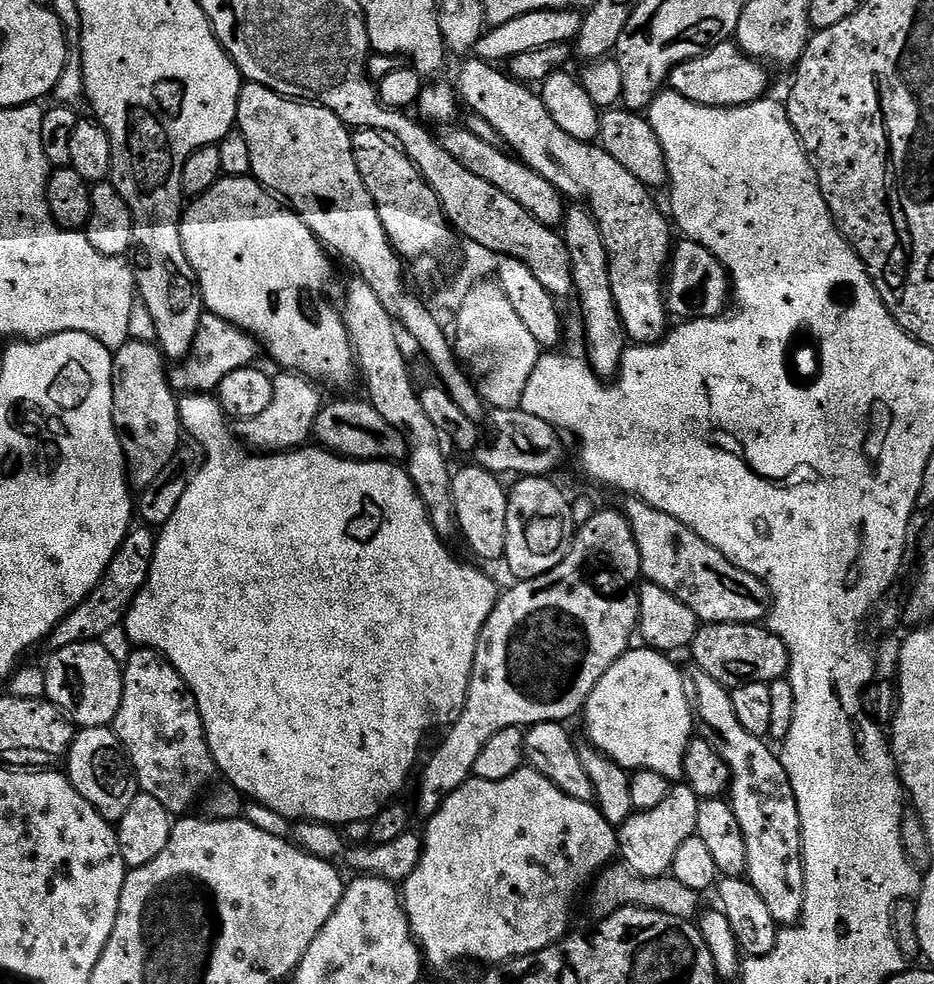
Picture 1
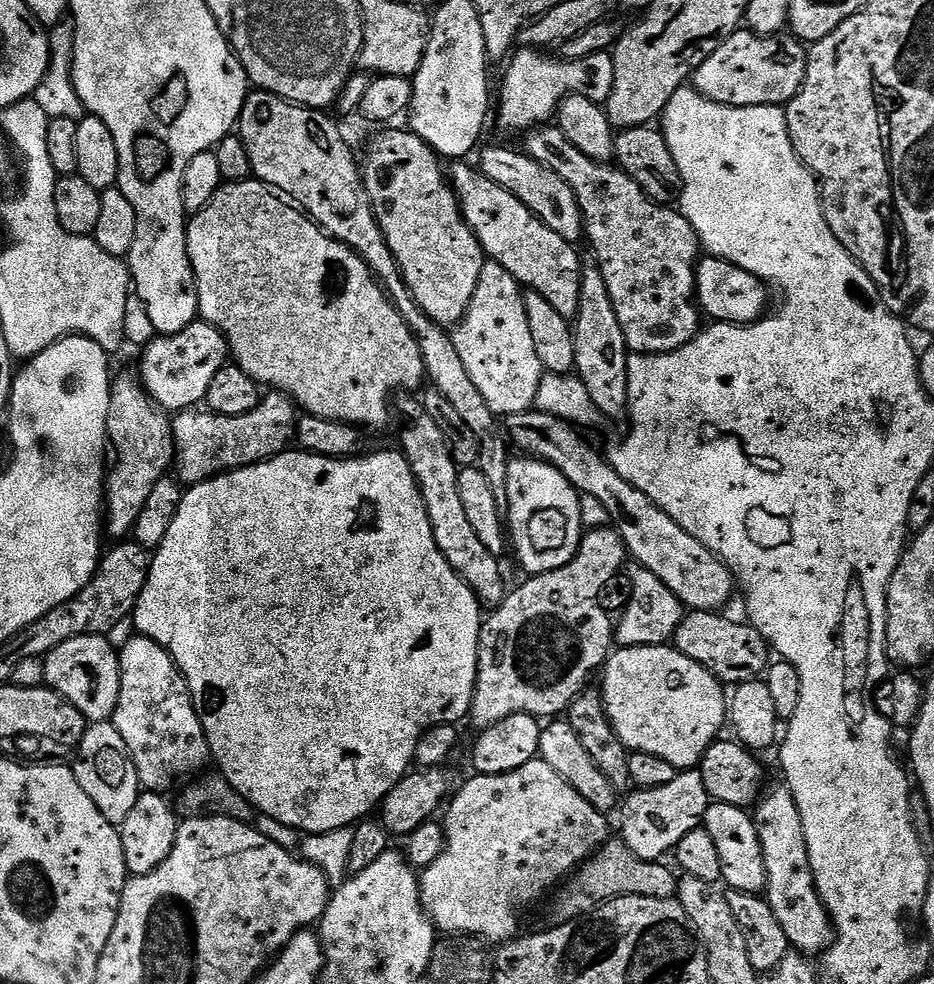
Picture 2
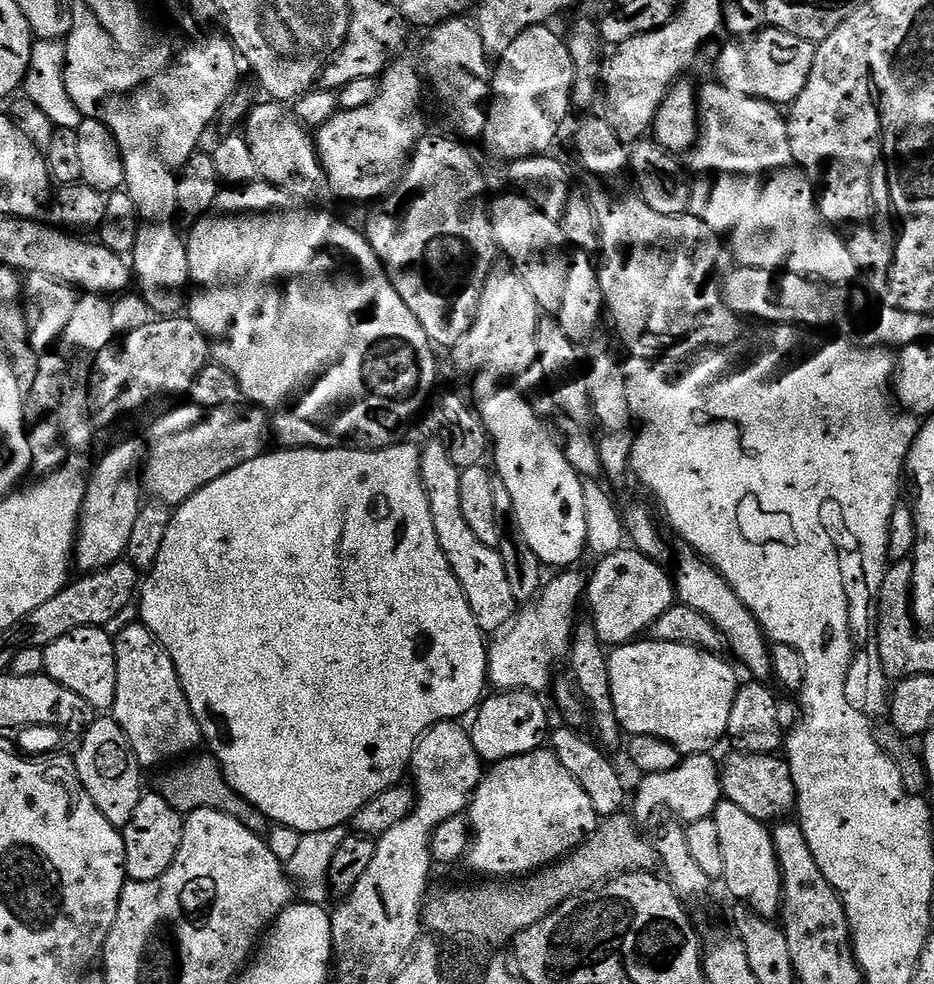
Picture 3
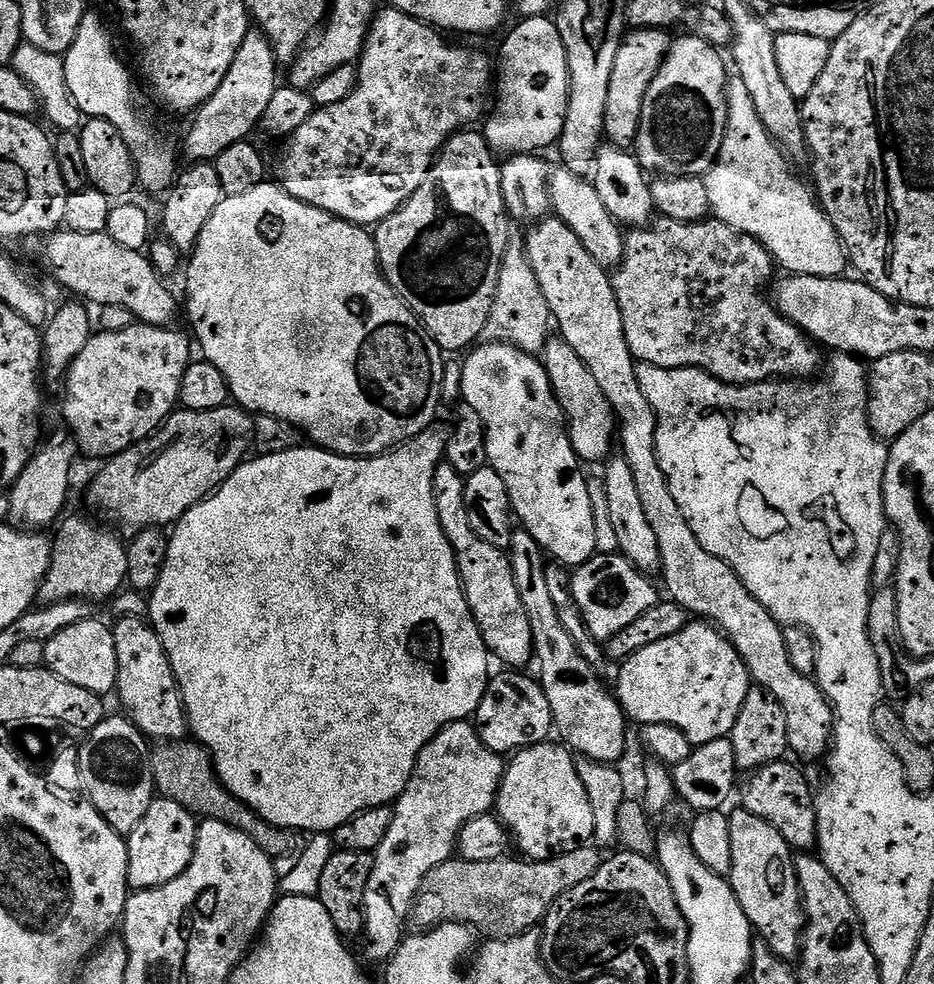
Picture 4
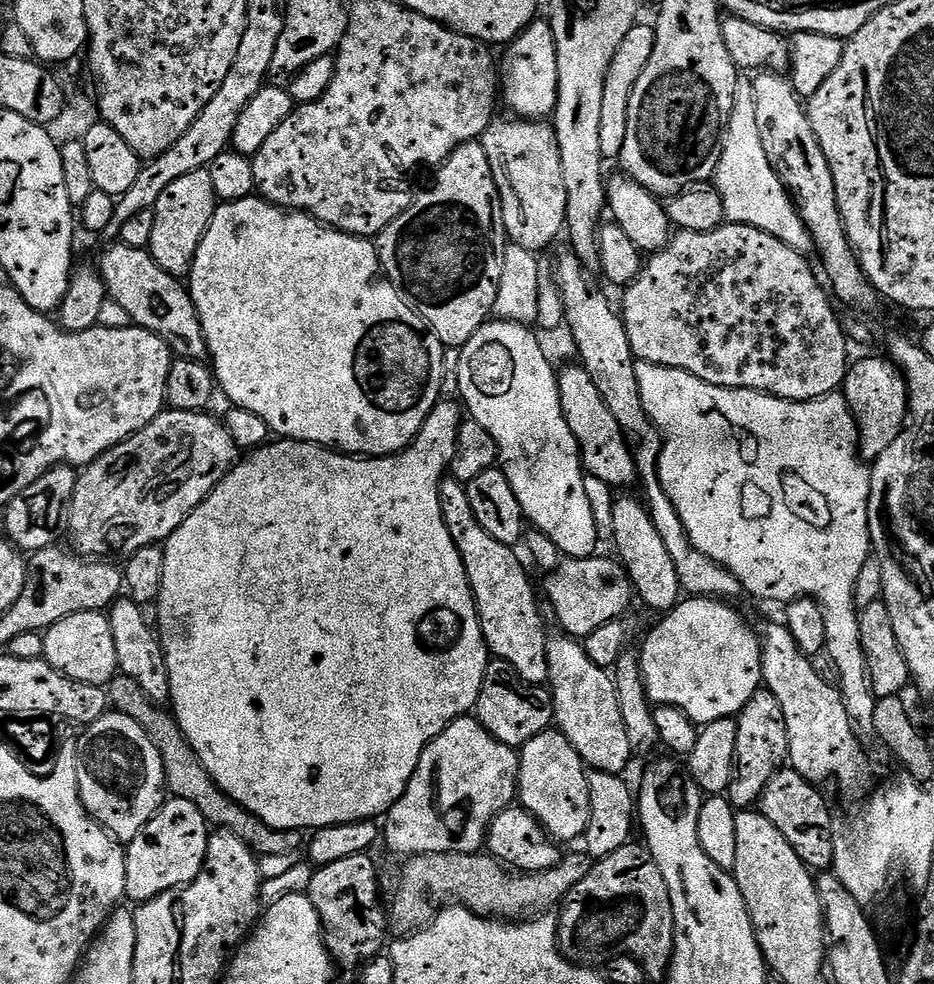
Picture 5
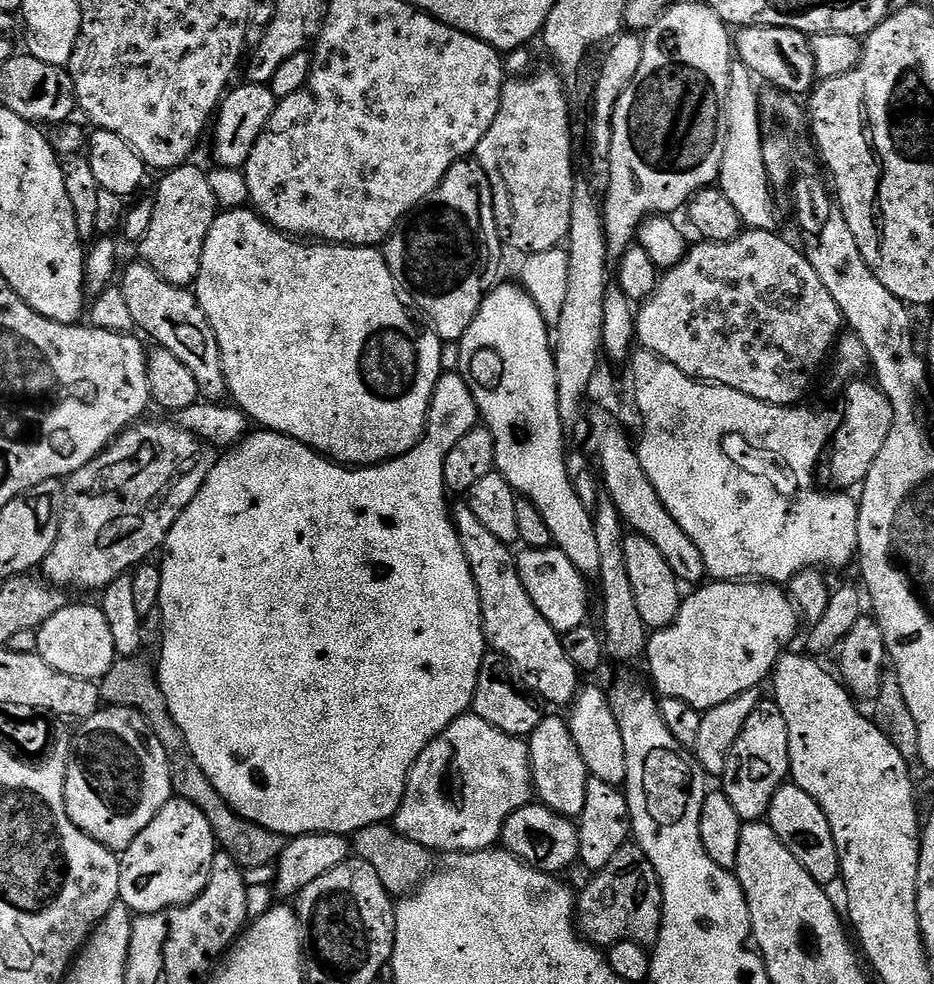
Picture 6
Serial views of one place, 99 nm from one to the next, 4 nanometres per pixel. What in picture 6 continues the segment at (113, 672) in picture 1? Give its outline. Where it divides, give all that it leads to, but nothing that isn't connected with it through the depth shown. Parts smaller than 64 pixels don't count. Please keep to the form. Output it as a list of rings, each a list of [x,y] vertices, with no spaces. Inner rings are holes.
[[[69,603],[38,629],[36,637],[36,652],[46,662],[46,666],[54,666],[54,670],[74,678],[99,682],[118,659],[114,634],[110,634],[110,622],[106,622],[103,607],[97,605],[95,608],[92,604]]]

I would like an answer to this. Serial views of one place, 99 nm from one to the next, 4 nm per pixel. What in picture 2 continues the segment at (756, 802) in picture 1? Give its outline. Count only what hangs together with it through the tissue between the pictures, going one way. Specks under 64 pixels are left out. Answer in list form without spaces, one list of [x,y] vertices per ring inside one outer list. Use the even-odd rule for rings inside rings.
[[[769,787],[761,795],[754,808],[758,842],[762,844],[762,862],[766,862],[766,882],[763,895],[768,901],[770,910],[774,910],[774,918],[782,922],[782,930],[786,930],[789,945],[797,953],[816,958],[827,952],[829,945],[833,942],[832,916],[826,910],[816,889],[814,870],[810,870],[810,850],[806,846],[806,830],[802,830],[802,814],[798,814],[798,802],[794,802],[794,794],[788,787],[771,788]]]

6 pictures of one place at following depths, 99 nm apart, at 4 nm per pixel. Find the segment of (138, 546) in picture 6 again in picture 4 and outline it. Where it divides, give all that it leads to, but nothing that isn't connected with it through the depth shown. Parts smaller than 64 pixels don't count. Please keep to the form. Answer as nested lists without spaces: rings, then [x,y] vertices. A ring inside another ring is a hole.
[[[225,406],[205,412],[177,410],[152,435],[105,463],[108,465],[93,478],[88,488],[88,500],[98,511],[105,512],[124,528],[139,530],[175,525],[191,508],[212,495],[221,482],[244,463],[252,442],[252,422],[253,417],[239,406]]]

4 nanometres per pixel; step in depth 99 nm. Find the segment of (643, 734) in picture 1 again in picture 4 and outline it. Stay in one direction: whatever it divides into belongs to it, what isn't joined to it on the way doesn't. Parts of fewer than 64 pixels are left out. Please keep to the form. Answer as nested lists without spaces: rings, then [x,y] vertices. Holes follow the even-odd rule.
[[[689,622],[673,637],[638,650],[618,670],[618,699],[627,719],[640,726],[672,724],[694,746],[731,737],[750,687],[744,659],[728,637],[708,622]]]

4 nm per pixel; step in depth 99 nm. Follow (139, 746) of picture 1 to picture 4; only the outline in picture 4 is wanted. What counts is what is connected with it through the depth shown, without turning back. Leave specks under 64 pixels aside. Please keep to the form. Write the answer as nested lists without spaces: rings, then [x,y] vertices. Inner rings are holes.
[[[124,616],[117,624],[111,625],[114,634],[114,650],[118,650],[118,678],[116,692],[124,703],[123,711],[127,719],[136,725],[152,742],[182,740],[190,729],[184,710],[184,700],[180,697],[180,687],[176,685],[176,675],[172,672],[170,658],[147,619]]]

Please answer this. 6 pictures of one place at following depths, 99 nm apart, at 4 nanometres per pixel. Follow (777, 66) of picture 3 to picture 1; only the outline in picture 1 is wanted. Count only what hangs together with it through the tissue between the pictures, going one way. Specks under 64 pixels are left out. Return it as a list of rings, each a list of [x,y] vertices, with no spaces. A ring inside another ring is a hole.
[[[735,42],[719,44],[714,46],[709,52],[703,52],[698,58],[682,62],[677,68],[672,70],[670,77],[671,91],[682,94],[690,102],[698,106],[710,106],[711,108],[740,108],[744,104],[753,104],[756,100],[765,99],[768,88],[768,72],[761,61],[747,56],[740,45]]]

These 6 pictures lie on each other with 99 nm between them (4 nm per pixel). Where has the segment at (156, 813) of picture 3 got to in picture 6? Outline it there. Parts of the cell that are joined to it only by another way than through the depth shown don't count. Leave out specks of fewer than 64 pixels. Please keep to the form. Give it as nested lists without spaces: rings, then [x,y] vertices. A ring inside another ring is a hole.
[[[173,798],[158,810],[154,822],[130,842],[130,846],[122,854],[120,860],[120,900],[133,913],[161,912],[167,908],[175,908],[177,904],[189,904],[194,898],[204,893],[204,887],[212,873],[212,863],[218,851],[218,841],[212,833],[210,822],[198,806],[190,802]]]

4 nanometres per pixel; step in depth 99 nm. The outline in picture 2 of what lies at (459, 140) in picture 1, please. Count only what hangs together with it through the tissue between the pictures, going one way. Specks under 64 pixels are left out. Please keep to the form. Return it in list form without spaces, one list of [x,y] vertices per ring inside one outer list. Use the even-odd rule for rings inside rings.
[[[488,148],[480,156],[479,171],[483,172],[486,178],[490,178],[490,182],[498,182],[498,186],[502,186],[502,190],[508,190],[519,202],[524,203],[529,210],[540,219],[546,226],[550,226],[550,230],[554,230],[554,234],[562,234],[562,238],[566,238],[571,244],[579,245],[580,238],[585,235],[584,216],[580,212],[578,206],[578,198],[574,194],[574,190],[570,190],[570,186],[562,178],[558,178],[558,174],[554,174],[554,170],[550,170],[546,165],[540,164],[534,158],[525,156],[523,151],[512,148]]]

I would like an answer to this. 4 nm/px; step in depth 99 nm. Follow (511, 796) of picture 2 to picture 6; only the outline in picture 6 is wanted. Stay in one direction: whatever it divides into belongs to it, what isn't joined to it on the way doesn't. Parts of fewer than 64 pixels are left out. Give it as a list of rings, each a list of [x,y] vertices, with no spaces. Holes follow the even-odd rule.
[[[546,718],[527,737],[528,754],[532,757],[534,792],[544,807],[553,808],[560,816],[578,818],[586,806],[586,786],[590,773],[564,720]]]

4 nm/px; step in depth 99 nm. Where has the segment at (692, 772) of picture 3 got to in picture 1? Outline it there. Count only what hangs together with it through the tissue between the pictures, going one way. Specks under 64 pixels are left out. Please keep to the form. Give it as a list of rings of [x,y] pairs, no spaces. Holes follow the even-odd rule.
[[[680,782],[658,806],[654,806],[654,810],[633,811],[631,818],[618,828],[619,859],[638,876],[669,875],[675,852],[681,848],[682,842],[686,842],[686,838],[696,835],[700,802],[694,790],[687,783]]]

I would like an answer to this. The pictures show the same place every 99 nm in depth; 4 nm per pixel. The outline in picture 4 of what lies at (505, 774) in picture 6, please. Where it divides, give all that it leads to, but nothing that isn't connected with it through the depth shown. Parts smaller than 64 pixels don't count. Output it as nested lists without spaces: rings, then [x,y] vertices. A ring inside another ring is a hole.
[[[468,722],[447,724],[418,754],[414,774],[392,808],[390,830],[386,830],[386,838],[382,838],[382,842],[376,847],[374,866],[366,882],[362,936],[363,939],[368,939],[370,959],[381,962],[391,960],[401,940],[405,939],[408,913],[415,896],[419,894],[420,880],[426,878],[426,874],[440,863],[453,859],[456,840],[460,837],[462,826],[466,826],[470,818],[489,815],[495,809],[496,795],[505,767],[505,757],[486,747],[475,727]]]

